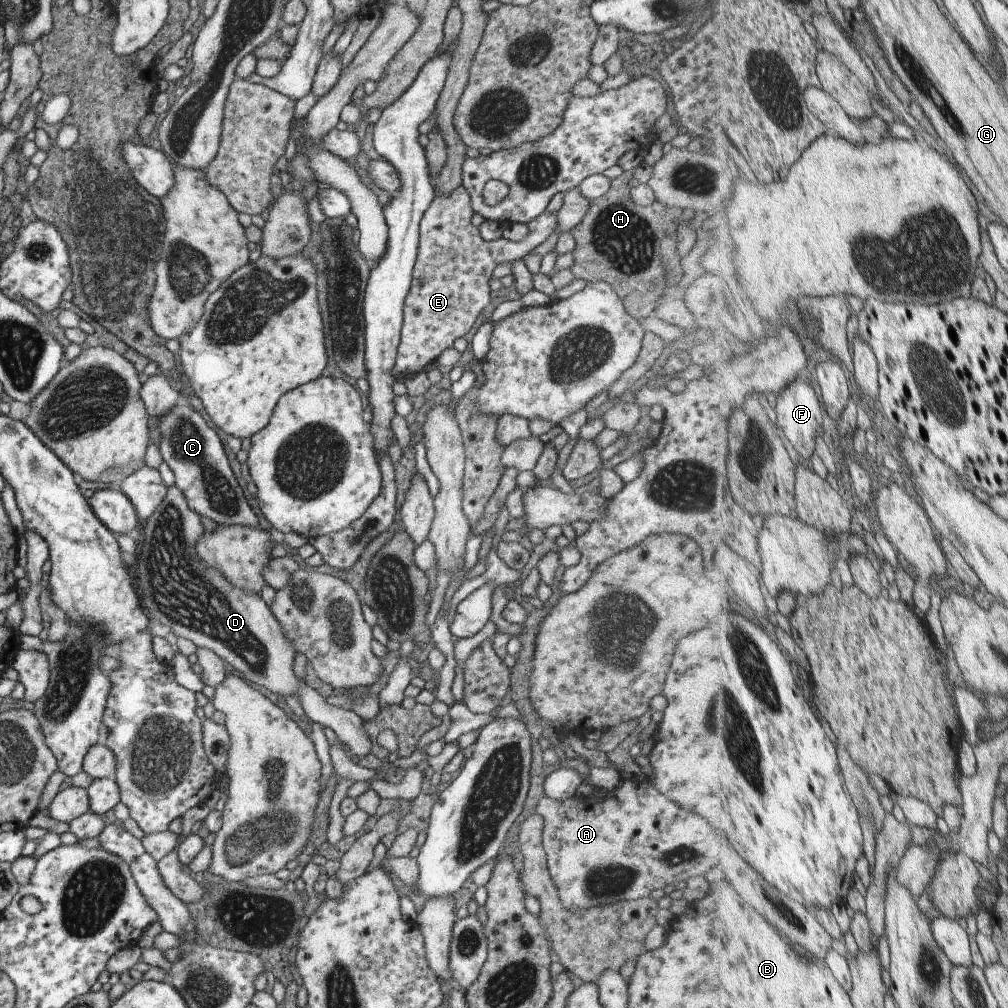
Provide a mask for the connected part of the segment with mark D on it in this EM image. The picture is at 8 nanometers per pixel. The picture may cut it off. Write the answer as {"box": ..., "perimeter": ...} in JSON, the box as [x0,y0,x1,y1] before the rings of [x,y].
{"box":[134,484,372,757],"perimeter":[[[175,484],[167,489],[167,494],[161,504],[155,507],[151,516],[144,523],[141,523],[135,536],[138,540],[134,576],[135,593],[150,622],[155,621],[167,626],[173,632],[173,638],[181,636],[181,638],[193,642],[197,648],[211,650],[213,654],[231,664],[243,679],[262,686],[271,694],[277,694],[283,698],[295,695],[309,722],[317,722],[317,724],[331,729],[336,740],[345,744],[355,756],[361,757],[369,754],[372,744],[369,742],[369,735],[363,728],[362,720],[353,711],[327,704],[317,690],[305,683],[304,678],[296,678],[293,673],[295,652],[291,648],[291,644],[287,642],[287,638],[283,636],[281,626],[277,624],[277,620],[273,618],[271,610],[265,605],[259,594],[239,590],[229,580],[225,580],[225,576],[221,572],[209,568],[203,560],[197,560],[197,552],[193,546],[203,536],[203,526],[198,516],[189,510],[185,496],[177,490]]]}

